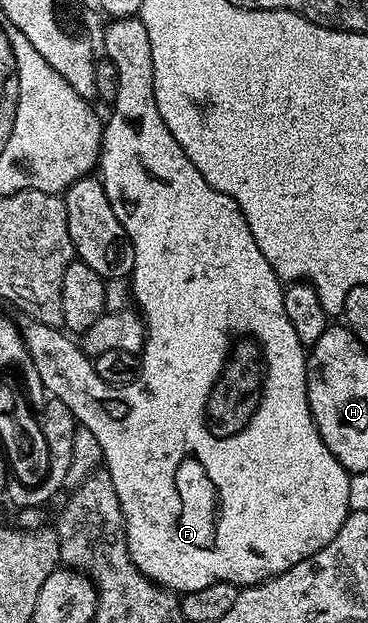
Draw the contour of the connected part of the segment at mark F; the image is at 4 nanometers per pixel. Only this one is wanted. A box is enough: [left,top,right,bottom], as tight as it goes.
[18,16,350,594]

